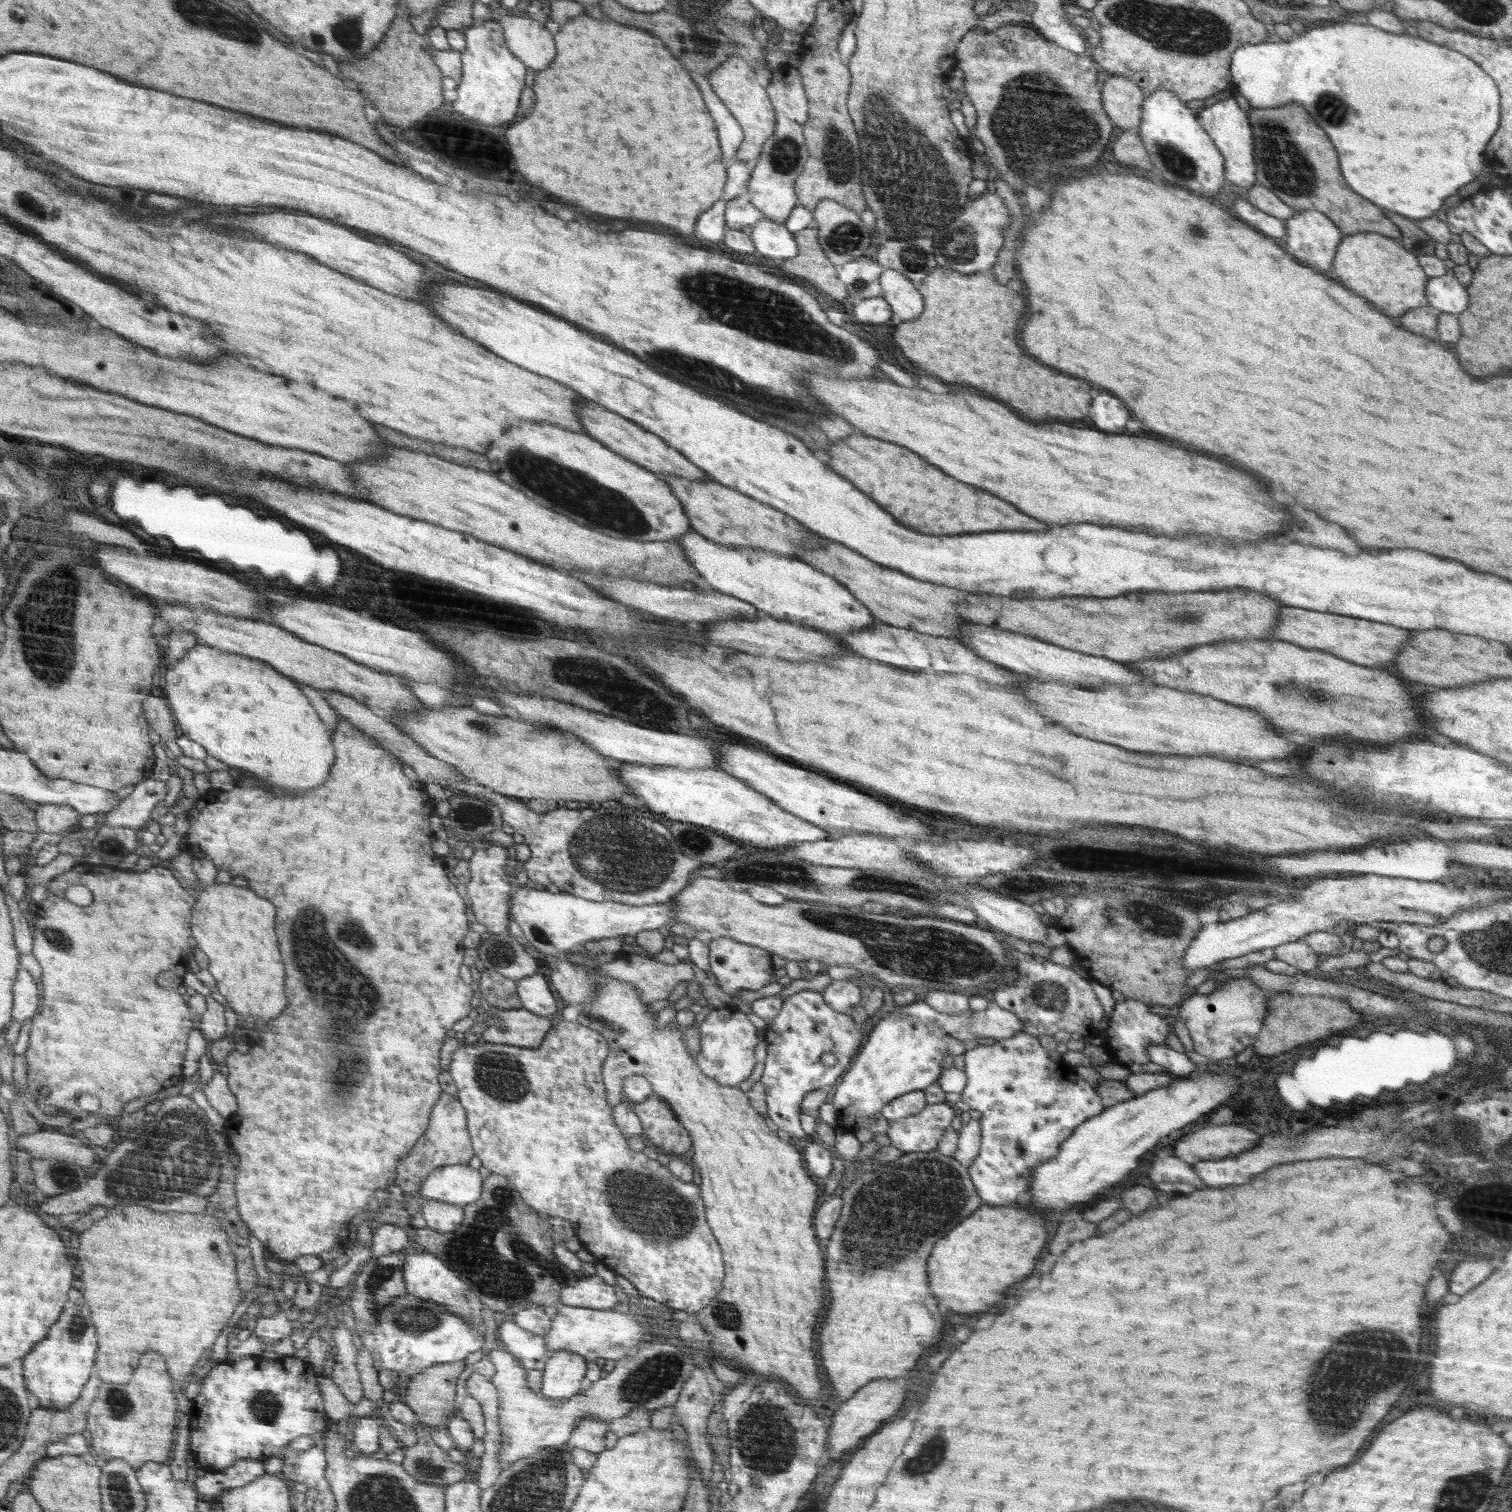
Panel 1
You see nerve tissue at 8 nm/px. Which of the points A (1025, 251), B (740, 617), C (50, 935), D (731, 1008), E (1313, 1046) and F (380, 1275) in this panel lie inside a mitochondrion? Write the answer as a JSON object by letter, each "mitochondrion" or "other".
{"A":"other","B":"other","C":"mitochondrion","D":"other","E":"other","F":"mitochondrion"}

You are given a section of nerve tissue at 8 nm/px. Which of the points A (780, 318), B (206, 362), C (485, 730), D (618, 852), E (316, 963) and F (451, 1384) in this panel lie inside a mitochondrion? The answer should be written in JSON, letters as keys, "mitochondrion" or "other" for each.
{"A":"mitochondrion","B":"other","C":"mitochondrion","D":"mitochondrion","E":"mitochondrion","F":"other"}

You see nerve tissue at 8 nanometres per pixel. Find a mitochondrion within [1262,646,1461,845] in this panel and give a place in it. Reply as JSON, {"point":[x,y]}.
{"point":[1290,685]}

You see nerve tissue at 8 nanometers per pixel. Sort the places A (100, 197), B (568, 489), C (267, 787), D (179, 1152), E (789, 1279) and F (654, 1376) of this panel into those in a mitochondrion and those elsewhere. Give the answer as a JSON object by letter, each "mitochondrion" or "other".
{"A":"other","B":"mitochondrion","C":"other","D":"mitochondrion","E":"other","F":"mitochondrion"}

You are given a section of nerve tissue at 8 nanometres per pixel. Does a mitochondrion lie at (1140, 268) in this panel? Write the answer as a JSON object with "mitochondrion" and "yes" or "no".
{"mitochondrion":"no"}

